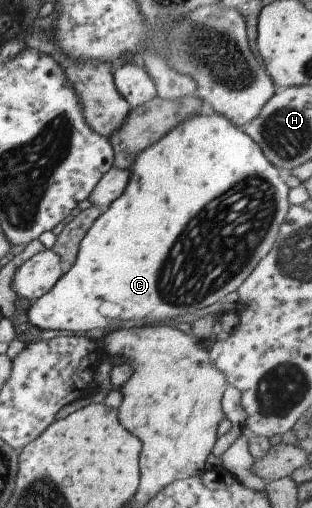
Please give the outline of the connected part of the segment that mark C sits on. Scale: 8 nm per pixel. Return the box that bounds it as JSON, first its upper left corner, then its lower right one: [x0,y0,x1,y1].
[27,108,289,333]

